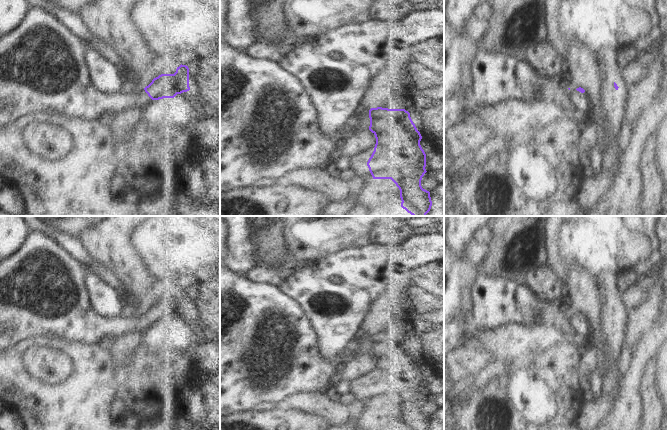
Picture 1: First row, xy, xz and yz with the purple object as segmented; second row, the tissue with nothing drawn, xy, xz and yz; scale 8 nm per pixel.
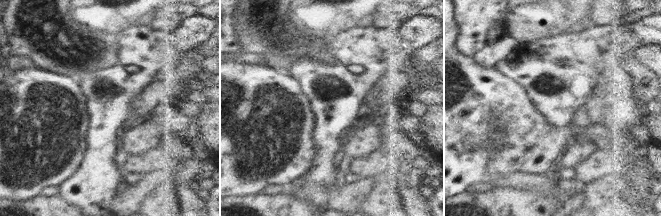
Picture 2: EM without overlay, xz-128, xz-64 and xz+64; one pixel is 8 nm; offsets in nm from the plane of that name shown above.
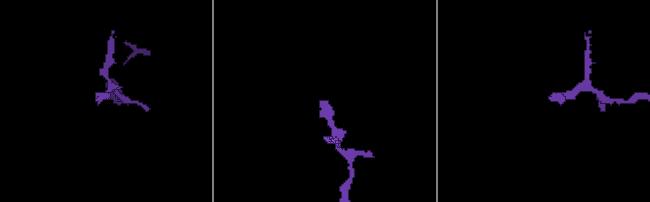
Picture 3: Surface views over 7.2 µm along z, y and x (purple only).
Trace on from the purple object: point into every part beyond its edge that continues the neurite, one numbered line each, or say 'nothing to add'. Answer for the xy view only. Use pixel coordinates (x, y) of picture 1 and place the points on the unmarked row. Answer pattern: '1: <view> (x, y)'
1: xy (42, 288)

